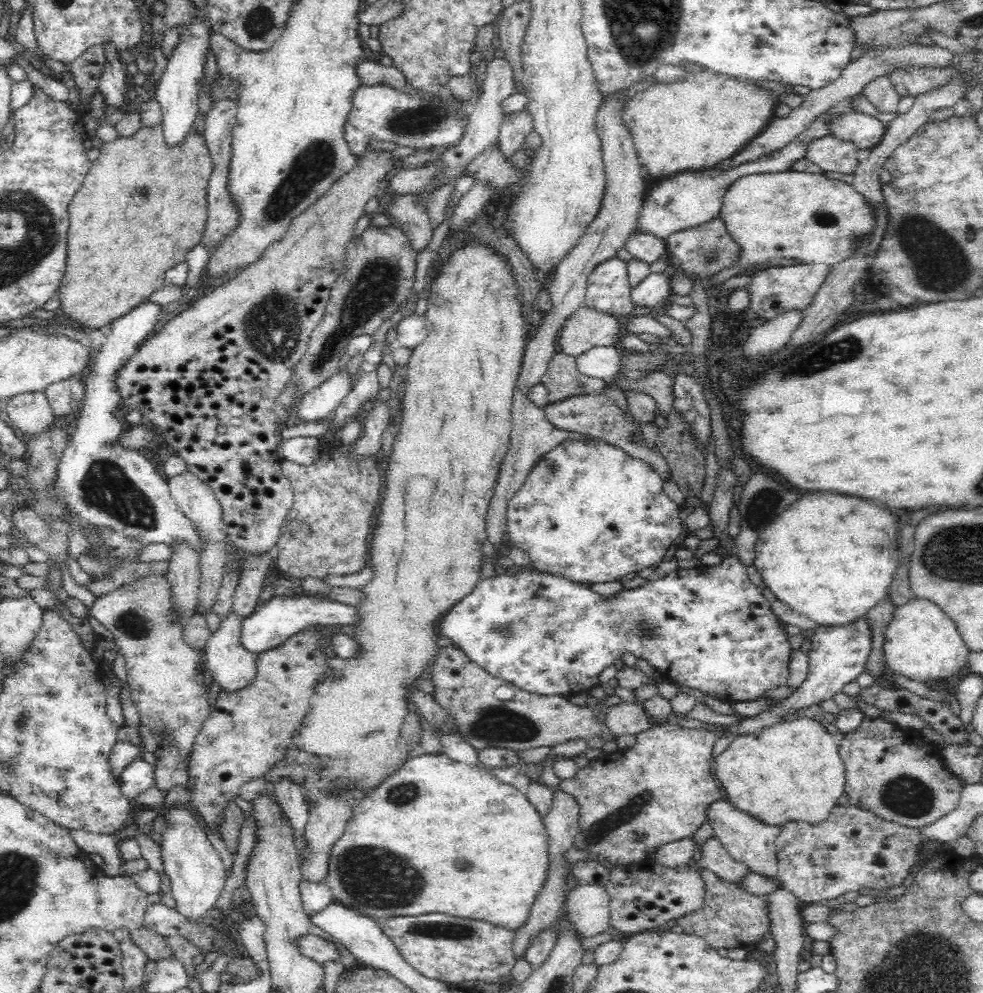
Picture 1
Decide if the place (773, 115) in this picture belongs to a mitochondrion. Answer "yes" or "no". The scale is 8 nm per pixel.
no

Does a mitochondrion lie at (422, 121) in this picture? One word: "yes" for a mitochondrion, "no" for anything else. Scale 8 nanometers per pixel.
yes

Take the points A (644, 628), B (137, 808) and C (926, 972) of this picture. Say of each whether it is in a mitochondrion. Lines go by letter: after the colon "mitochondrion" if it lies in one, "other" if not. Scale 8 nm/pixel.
A: mitochondrion
B: other
C: mitochondrion

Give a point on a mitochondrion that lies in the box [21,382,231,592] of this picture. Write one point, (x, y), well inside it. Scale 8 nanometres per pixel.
(106, 487)

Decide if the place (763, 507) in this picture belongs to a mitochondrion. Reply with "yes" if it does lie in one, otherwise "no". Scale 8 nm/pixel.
yes

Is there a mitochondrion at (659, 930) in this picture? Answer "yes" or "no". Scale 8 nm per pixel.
no

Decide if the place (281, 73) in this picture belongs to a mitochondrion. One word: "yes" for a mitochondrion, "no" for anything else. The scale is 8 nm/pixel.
no

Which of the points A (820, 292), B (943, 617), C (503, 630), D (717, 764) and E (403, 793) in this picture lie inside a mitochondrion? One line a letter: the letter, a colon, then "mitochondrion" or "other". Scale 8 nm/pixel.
A: other
B: other
C: mitochondrion
D: other
E: mitochondrion

